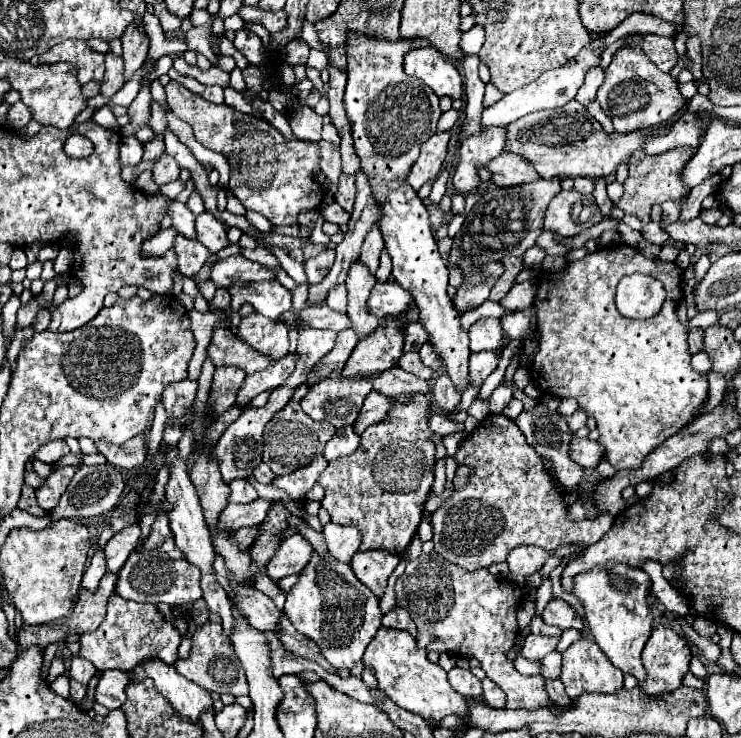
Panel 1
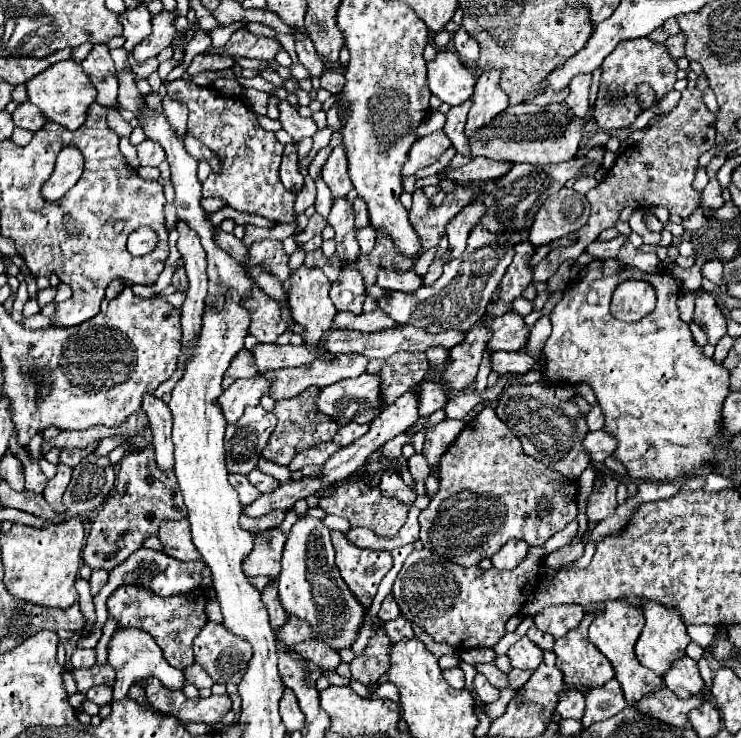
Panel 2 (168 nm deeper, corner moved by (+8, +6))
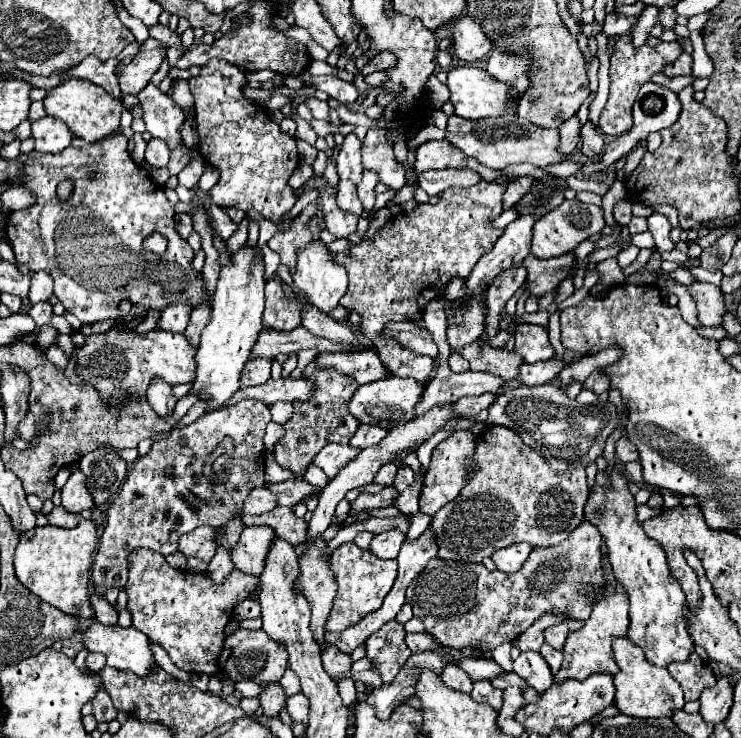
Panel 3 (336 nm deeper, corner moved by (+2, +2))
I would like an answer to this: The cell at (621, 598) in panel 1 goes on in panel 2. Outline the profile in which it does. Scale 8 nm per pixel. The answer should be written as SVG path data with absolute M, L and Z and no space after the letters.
M614 599L614 601L608 601L602 611L596 613L596 617L594 617L594 621L592 621L590 629L588 629L590 643L602 655L606 655L606 659L612 663L612 667L616 671L616 679L622 685L622 691L624 691L624 697L626 697L628 705L634 705L644 693L658 691L664 685L664 681L658 675L654 675L650 669L642 667L640 661L634 655L634 643L640 637L642 627L644 627L644 613L642 613L642 609L630 605L628 601Z

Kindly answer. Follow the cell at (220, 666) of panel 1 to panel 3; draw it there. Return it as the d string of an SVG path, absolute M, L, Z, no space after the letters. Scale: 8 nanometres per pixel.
M238 629L224 641L224 651L220 655L220 669L230 675L234 681L254 681L254 683L278 683L286 671L288 665L288 651L278 641L272 641L262 629L250 631L250 629Z

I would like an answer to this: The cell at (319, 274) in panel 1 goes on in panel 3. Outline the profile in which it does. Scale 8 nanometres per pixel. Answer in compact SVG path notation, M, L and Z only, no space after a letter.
M508 179L502 183L480 181L472 187L452 187L442 193L436 205L416 205L410 213L392 215L372 239L352 247L352 257L342 257L340 263L348 269L350 285L340 305L354 309L360 317L362 335L374 345L386 369L398 377L414 377L426 381L434 367L434 359L404 349L398 341L384 335L386 323L392 321L422 321L422 311L434 299L444 297L446 285L456 279L468 279L476 259L480 259L504 229L496 229L492 221L500 217L502 195Z

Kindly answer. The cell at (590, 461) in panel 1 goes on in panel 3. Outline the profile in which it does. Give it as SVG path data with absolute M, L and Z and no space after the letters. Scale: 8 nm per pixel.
M620 437L616 443L616 459L622 463L630 463L630 461L638 461L638 453L636 447L632 445L632 441L628 441L628 437Z

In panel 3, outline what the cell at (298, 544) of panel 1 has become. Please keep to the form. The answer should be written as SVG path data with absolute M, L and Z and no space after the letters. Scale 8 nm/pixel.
M268 525L260 527L244 527L244 533L240 533L240 545L232 549L230 559L236 569L250 575L260 575L264 569L266 553L274 541L276 533Z

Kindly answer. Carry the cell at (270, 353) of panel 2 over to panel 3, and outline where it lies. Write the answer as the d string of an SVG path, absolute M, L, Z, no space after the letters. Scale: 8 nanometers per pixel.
M374 349L360 351L360 353L320 353L316 363L320 367L334 367L340 369L340 373L354 377L360 385L388 379L390 373L386 371L384 363L380 361L378 353Z

